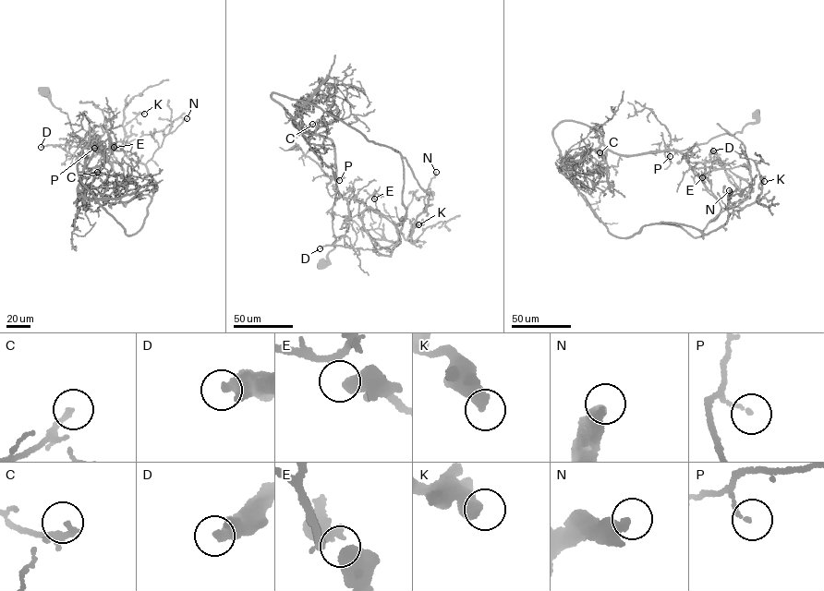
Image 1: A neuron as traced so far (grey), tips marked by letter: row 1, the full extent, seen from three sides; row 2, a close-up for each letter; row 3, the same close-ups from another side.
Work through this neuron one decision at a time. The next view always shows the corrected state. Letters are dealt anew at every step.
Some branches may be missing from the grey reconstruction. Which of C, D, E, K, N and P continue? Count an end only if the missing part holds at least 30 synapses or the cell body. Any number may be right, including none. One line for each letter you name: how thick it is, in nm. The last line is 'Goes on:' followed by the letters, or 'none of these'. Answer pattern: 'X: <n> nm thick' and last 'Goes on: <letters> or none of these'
Goes on: none of these

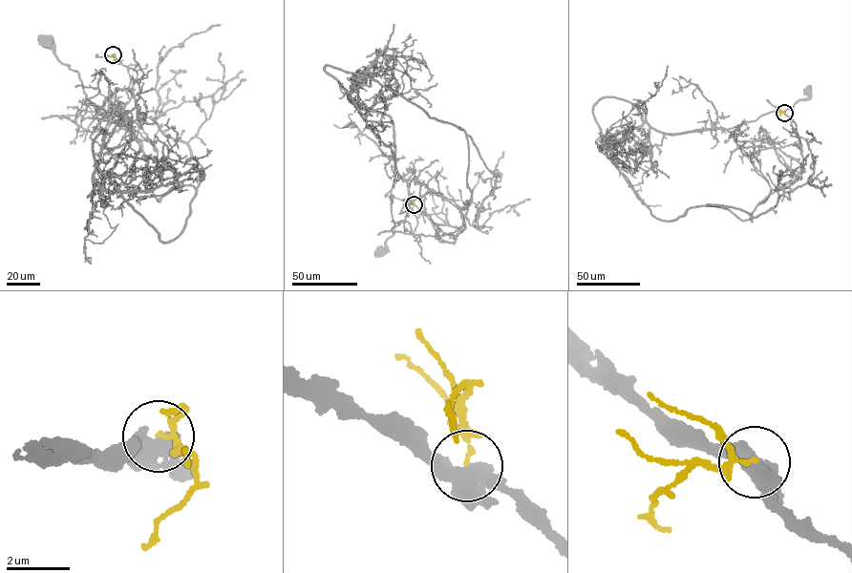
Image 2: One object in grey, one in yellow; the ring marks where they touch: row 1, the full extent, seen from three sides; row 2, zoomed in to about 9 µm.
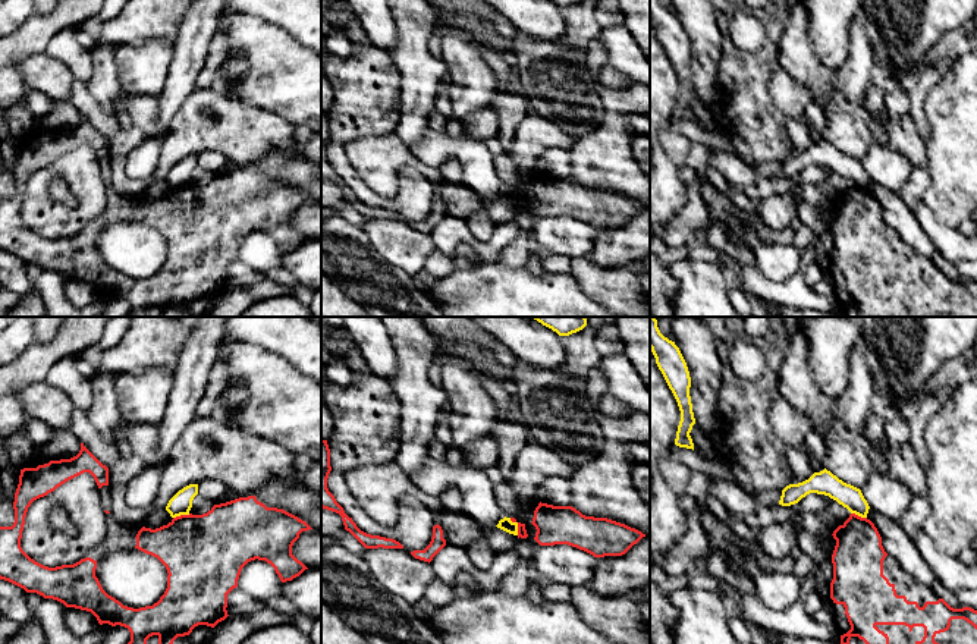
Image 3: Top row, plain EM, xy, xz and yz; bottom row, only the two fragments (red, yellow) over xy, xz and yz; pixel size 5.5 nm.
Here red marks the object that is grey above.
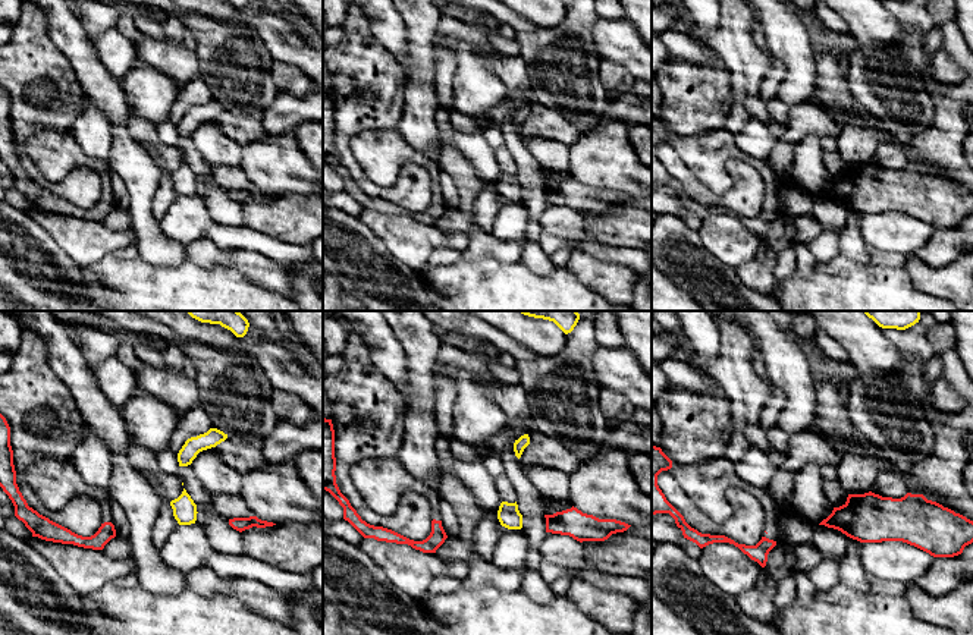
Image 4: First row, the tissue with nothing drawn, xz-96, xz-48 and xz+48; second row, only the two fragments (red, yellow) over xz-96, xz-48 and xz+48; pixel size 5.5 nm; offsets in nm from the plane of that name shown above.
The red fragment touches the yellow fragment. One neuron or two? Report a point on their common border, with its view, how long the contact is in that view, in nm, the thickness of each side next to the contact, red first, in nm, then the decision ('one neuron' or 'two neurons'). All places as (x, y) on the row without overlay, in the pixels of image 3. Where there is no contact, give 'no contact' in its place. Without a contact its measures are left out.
meets red in xy at (181, 187); contact 100 nm long; 440 nm thick on the red side, 120 nm on the other; two neurons

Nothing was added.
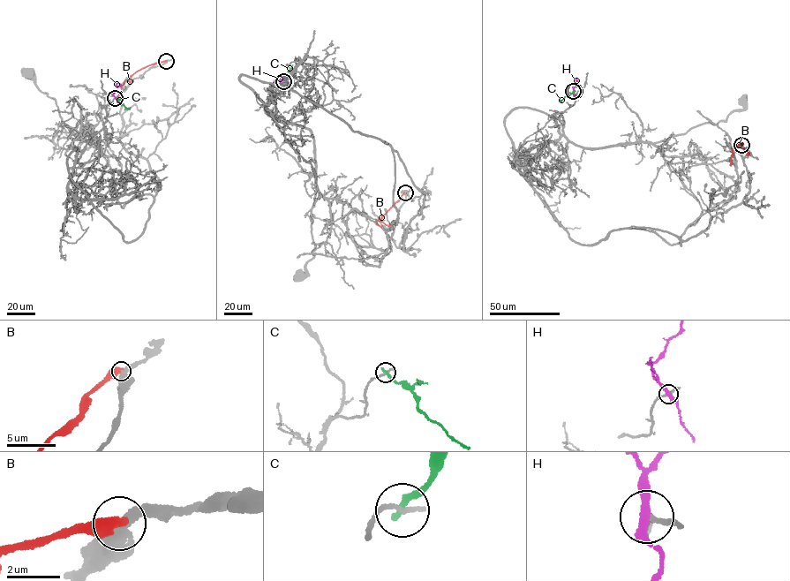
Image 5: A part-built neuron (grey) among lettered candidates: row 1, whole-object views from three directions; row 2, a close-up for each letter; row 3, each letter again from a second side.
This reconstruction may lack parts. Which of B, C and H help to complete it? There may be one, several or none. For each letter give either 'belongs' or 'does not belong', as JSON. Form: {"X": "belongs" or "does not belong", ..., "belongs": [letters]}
{"B": "does not belong", "C": "does not belong", "H": "does not belong", "belongs": []}

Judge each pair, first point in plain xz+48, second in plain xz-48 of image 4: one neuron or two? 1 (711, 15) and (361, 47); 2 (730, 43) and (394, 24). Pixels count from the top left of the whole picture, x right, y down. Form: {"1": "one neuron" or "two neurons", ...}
{"1": "two neurons", "2": "two neurons"}

